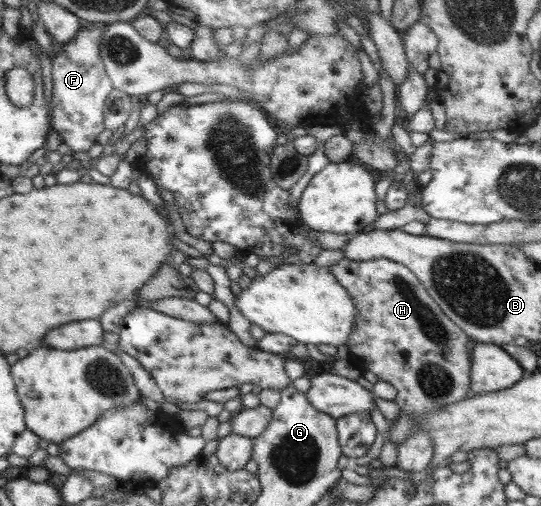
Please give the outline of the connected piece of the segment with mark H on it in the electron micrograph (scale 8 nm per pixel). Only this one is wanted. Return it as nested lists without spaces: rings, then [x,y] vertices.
[[[342,258],[339,262],[330,266],[331,273],[335,276],[335,279],[344,287],[345,291],[349,293],[349,297],[351,297],[351,301],[356,305],[356,310],[358,311],[358,315],[356,315],[356,323],[354,323],[354,330],[351,333],[350,338],[346,345],[348,346],[349,358],[351,359],[352,364],[365,373],[367,371],[371,371],[371,373],[375,374],[375,377],[378,377],[381,381],[387,381],[387,383],[391,383],[393,387],[397,390],[396,398],[394,399],[395,403],[399,405],[403,414],[407,414],[408,418],[412,421],[414,425],[414,431],[410,433],[410,436],[398,446],[397,449],[397,462],[396,468],[406,471],[423,471],[423,469],[427,469],[427,465],[431,463],[431,458],[433,457],[433,442],[428,434],[428,429],[424,427],[424,423],[420,423],[420,421],[429,413],[434,412],[437,408],[444,408],[447,404],[457,403],[459,400],[467,399],[470,397],[470,389],[471,389],[471,380],[470,380],[470,371],[471,371],[471,354],[470,348],[467,343],[469,343],[470,337],[467,337],[463,331],[459,331],[459,327],[455,327],[455,323],[451,323],[445,315],[443,315],[443,311],[437,307],[433,298],[427,294],[427,290],[425,290],[424,285],[415,277],[415,274],[405,266],[399,265],[395,261],[391,261],[390,259],[372,259],[367,261],[355,261],[347,258]]]

